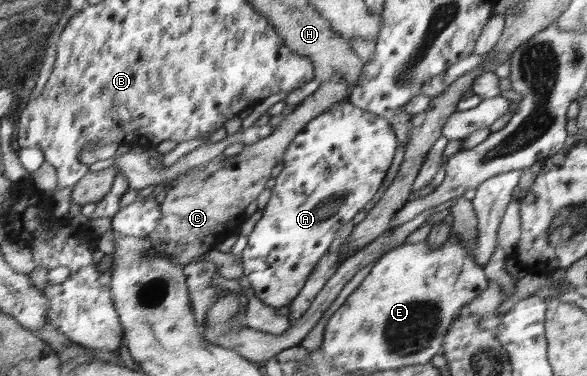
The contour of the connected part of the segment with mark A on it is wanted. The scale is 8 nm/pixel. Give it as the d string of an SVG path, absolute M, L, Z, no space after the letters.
M338 102L330 109L323 111L322 114L317 115L311 122L308 122L302 130L299 131L298 135L295 135L294 141L288 146L287 153L284 154L284 169L280 172L280 175L276 177L276 185L272 187L272 197L268 201L268 205L264 207L263 216L259 219L259 222L254 226L252 233L248 237L248 245L246 249L241 254L241 260L243 263L243 275L248 277L250 282L250 289L254 291L254 295L266 305L280 309L281 307L288 306L291 301L300 293L302 287L306 283L308 277L312 273L314 267L318 263L318 260L328 251L330 243L334 241L336 237L336 231L342 227L345 223L348 223L355 217L364 207L376 196L379 188L384 185L384 179L386 178L386 173L395 156L395 151L399 146L398 135L396 131L392 128L392 124L388 123L388 120L384 119L382 116L376 115L374 112L365 110L364 108L356 107L355 104L348 102Z

